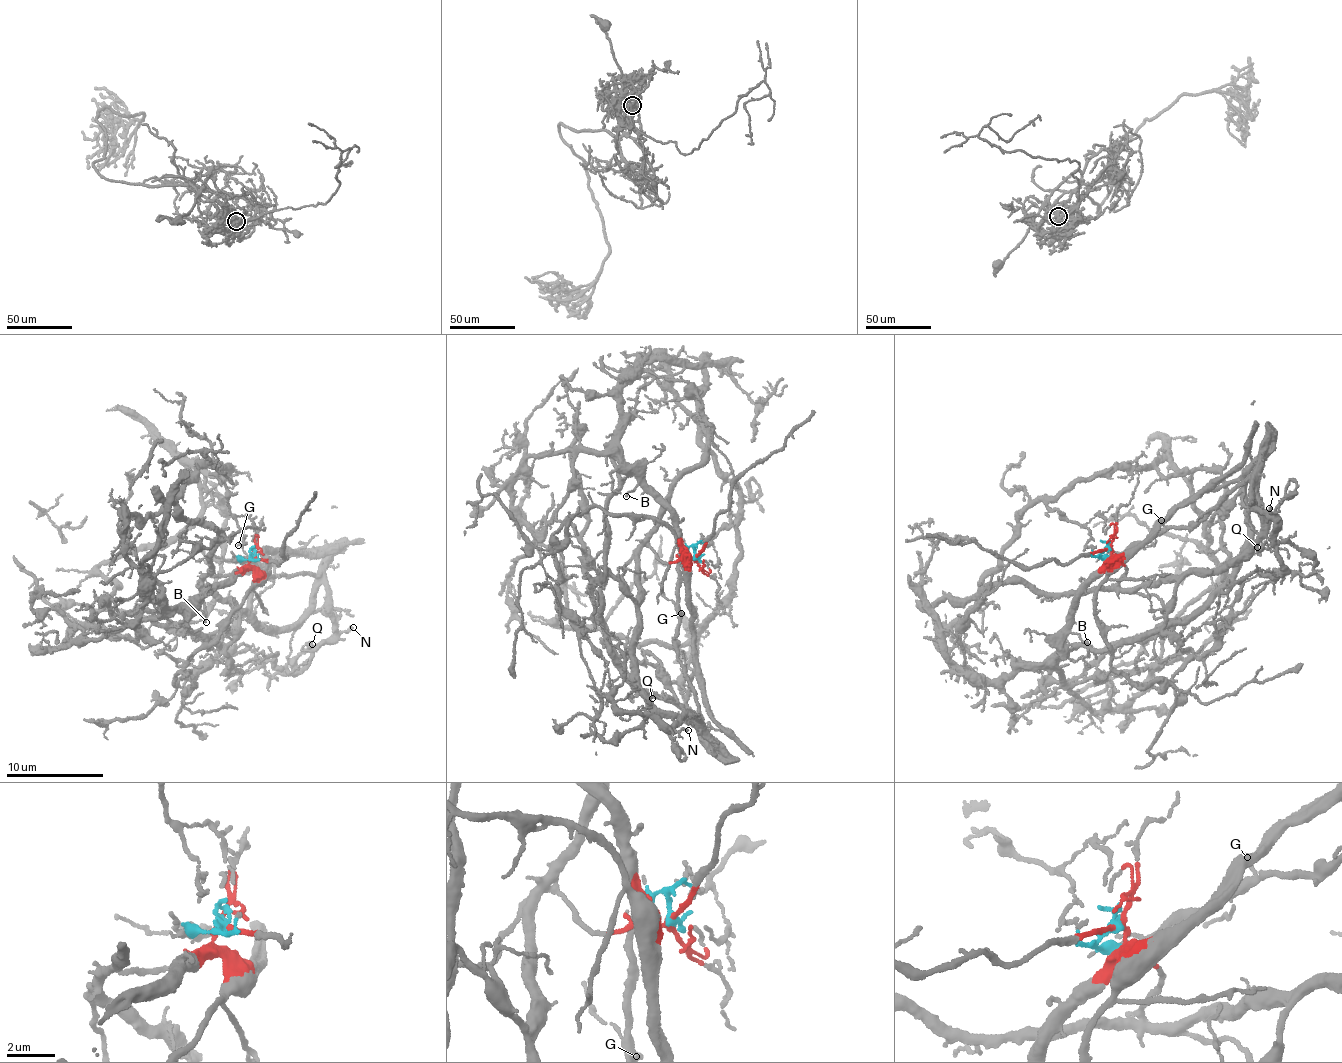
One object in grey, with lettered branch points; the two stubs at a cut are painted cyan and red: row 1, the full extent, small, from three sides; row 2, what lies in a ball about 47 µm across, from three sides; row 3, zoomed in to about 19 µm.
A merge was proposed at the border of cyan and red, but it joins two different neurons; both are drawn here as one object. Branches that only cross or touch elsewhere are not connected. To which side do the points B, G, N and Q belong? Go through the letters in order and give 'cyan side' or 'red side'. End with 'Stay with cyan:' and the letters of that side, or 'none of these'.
B: red side
G: cyan side
N: cyan side
Q: cyan side
Stay with cyan: G, N, Q

